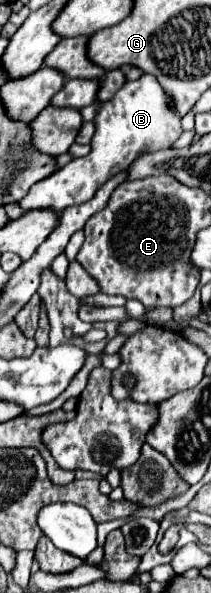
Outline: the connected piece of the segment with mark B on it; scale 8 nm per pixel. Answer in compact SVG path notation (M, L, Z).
M142 75L136 81L126 81L122 89L114 93L110 101L96 101L98 113L94 117L96 133L92 137L92 151L86 157L74 157L68 165L56 169L50 177L30 187L20 205L32 209L62 211L70 205L80 205L92 199L92 195L116 173L124 171L142 153L158 149L170 149L182 135L182 123L178 111L172 111L170 101L154 75Z

